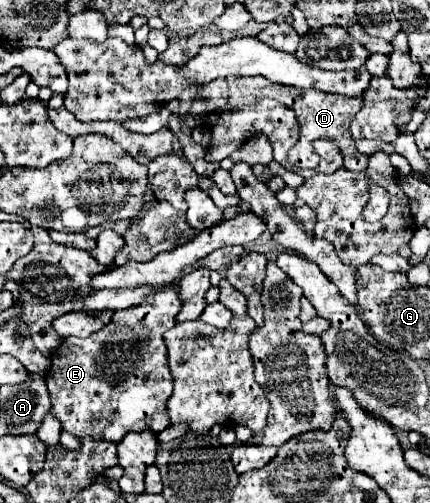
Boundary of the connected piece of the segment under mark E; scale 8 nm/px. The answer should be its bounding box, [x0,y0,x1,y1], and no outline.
[45,289,181,443]

